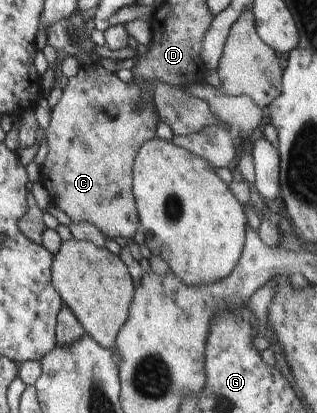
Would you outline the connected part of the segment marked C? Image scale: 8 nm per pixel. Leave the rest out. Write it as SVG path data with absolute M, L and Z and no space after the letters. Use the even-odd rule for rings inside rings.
M100 63L81 65L77 75L68 79L60 100L51 109L45 133L47 155L40 166L40 173L52 204L59 207L72 223L92 223L109 240L117 236L133 237L139 218L132 189L132 167L141 145L156 137L159 121L153 100L141 105L141 87L132 81L124 83L116 73L103 68Z

